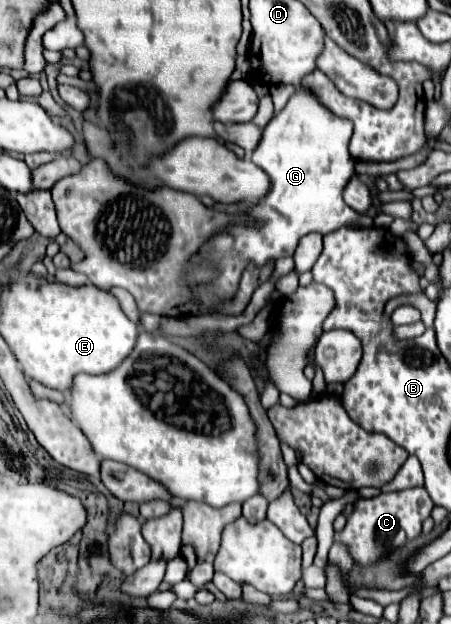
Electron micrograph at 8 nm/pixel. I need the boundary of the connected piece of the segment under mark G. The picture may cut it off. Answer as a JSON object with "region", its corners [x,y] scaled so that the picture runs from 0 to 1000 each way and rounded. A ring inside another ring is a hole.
{"region":[[[661,141],[639,167],[599,192],[572,237],[554,250],[554,256],[599,279],[603,288],[599,311],[554,337],[554,346],[585,353],[590,359],[576,369],[554,362],[519,362],[488,372],[430,409],[435,423],[443,417],[466,417],[488,433],[488,442],[470,458],[448,458],[443,468],[435,468],[457,494],[488,478],[510,478],[523,468],[528,449],[550,420],[581,426],[594,417],[647,410],[661,385],[687,372],[727,375],[767,362],[772,356],[825,362],[820,349],[794,346],[794,340],[785,340],[758,321],[758,304],[785,279],[785,253],[772,247],[780,205],[785,202],[776,192],[741,186],[727,173],[714,173],[714,167],[705,167],[705,160],[678,147],[678,141]]]}

